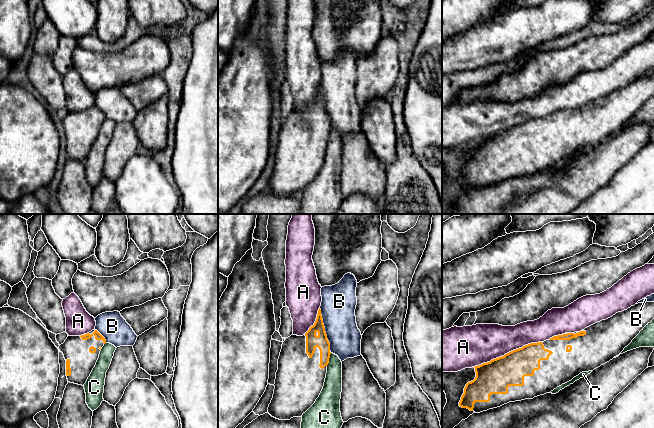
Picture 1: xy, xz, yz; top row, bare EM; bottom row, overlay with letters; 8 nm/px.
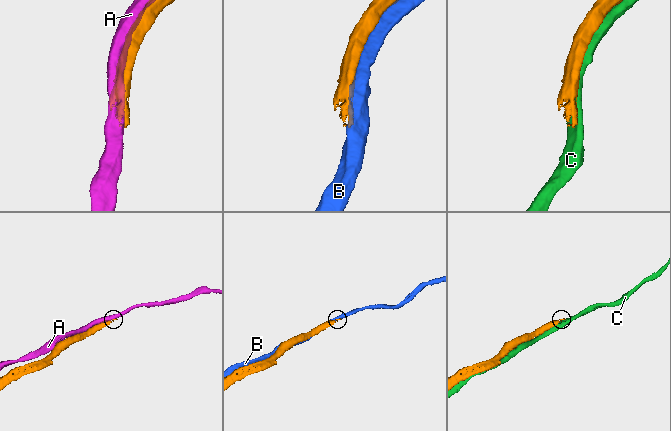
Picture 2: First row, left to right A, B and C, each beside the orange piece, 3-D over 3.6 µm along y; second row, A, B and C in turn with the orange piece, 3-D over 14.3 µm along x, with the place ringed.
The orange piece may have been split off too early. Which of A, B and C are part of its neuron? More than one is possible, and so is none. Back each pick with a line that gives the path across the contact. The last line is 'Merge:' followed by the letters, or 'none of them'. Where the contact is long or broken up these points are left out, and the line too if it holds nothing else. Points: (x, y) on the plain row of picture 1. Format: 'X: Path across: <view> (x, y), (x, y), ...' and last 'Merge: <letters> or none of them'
Merge: none of them

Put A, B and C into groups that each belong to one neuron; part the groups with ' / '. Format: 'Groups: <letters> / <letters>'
Groups: A / B / C

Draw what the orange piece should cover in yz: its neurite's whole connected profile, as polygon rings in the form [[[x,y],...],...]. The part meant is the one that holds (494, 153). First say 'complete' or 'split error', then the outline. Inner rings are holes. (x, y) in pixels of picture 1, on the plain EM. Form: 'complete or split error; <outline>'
split error; [[[654,78],[638,79],[580,108],[531,119],[475,142],[476,153],[466,160],[459,182],[480,189],[509,178],[550,169],[580,149],[593,147],[618,132],[653,95]]]

